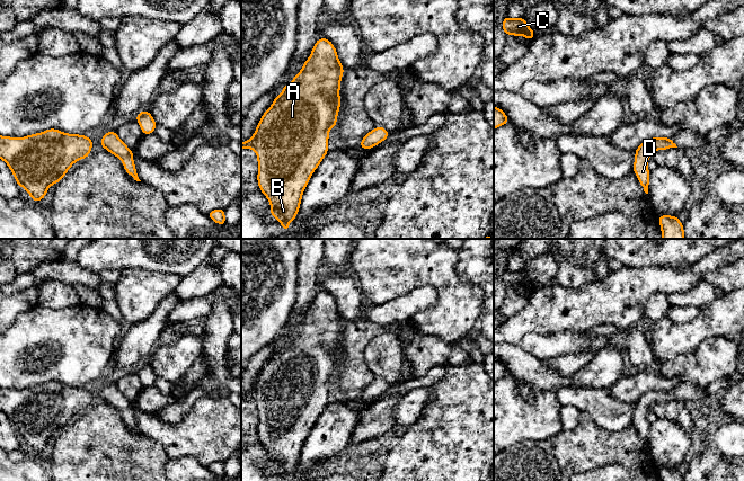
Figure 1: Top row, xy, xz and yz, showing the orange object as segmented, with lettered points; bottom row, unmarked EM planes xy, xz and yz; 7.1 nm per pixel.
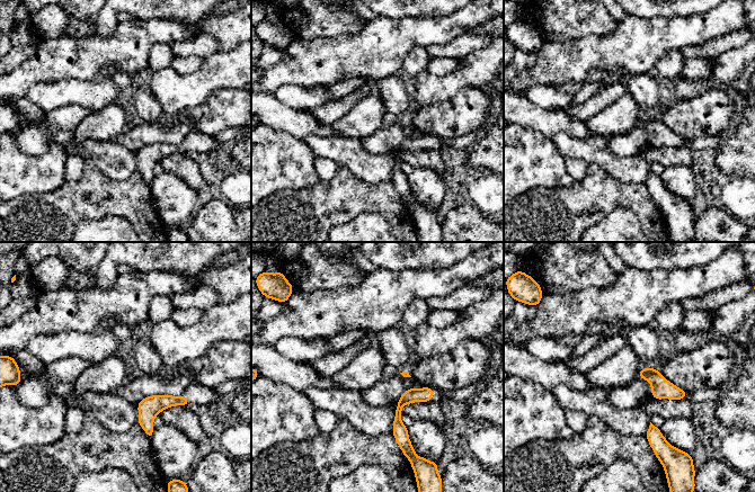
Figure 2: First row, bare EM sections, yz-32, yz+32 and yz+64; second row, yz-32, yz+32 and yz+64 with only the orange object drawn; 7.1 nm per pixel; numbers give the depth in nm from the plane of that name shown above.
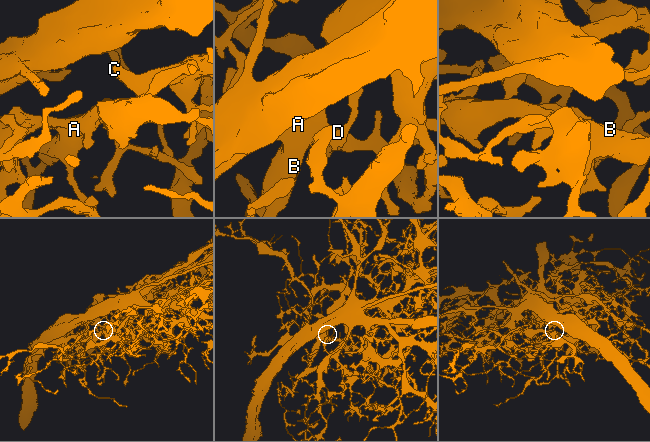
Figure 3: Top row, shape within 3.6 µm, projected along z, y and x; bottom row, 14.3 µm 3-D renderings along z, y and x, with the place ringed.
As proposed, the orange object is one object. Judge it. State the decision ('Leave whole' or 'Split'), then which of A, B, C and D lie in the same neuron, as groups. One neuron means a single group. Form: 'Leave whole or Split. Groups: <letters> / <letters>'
Leave whole. Groups: A B C D

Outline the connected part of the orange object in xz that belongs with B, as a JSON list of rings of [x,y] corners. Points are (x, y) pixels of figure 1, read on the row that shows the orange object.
[[[319,38],[301,71],[283,87],[282,93],[264,113],[254,135],[241,142],[241,149],[253,149],[257,154],[259,189],[272,205],[269,214],[282,224],[284,232],[290,230],[290,222],[298,215],[310,177],[329,151],[329,130],[337,123],[343,73],[344,68],[333,43]]]

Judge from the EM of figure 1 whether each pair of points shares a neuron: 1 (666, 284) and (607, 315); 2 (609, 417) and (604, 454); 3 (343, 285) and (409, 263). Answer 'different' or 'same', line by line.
1: same
2: different
3: different

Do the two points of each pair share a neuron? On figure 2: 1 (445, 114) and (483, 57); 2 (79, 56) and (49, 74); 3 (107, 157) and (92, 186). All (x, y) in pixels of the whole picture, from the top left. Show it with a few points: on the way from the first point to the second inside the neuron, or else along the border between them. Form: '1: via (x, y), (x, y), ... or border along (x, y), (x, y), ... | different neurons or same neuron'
1: border along (487, 89), (463, 87), (449, 99), (441, 101) | different neurons
2: via (71, 56), (65, 57), (56, 66) | same neuron
3: border along (85, 159), (91, 159), (106, 176), (125, 180) | different neurons

